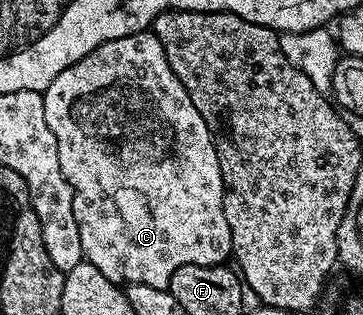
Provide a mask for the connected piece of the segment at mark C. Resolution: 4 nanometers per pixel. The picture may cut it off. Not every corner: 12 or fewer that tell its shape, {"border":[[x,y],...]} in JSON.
{"border":[[153,31],[42,93],[82,256],[231,256],[216,147]]}

